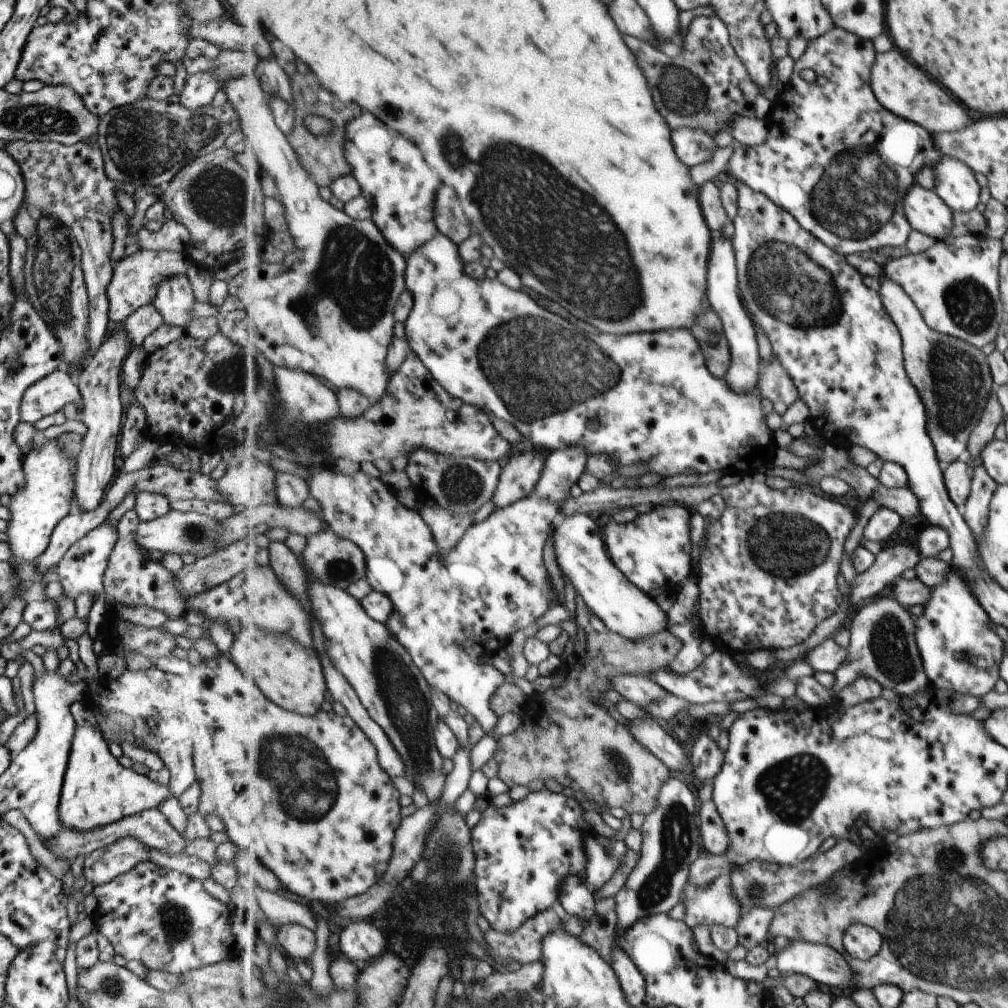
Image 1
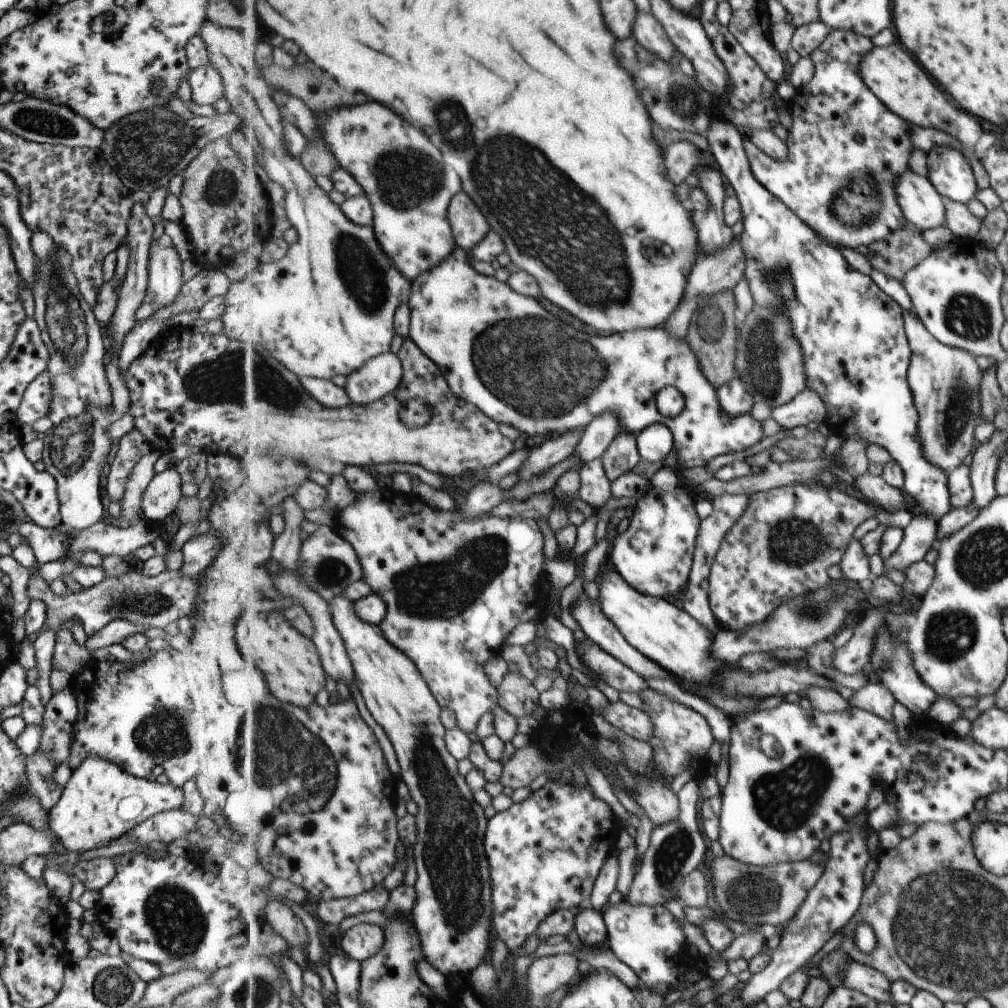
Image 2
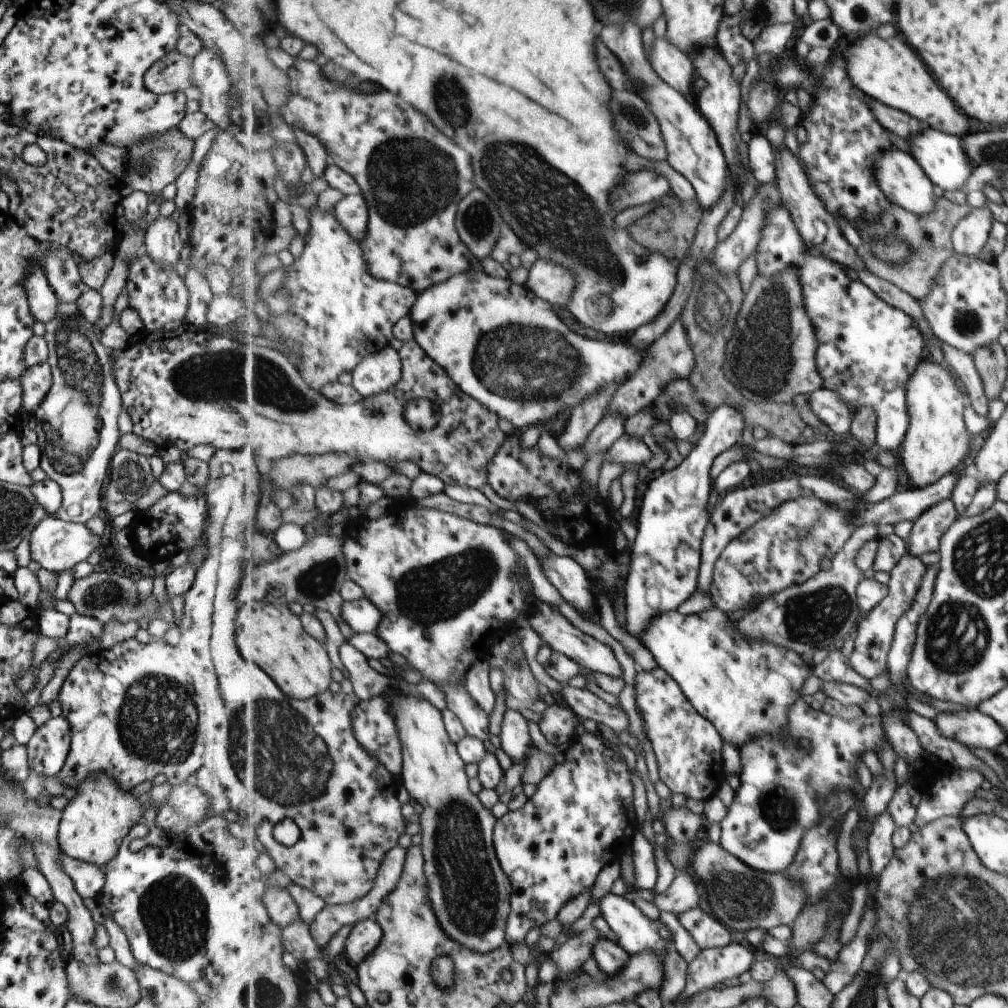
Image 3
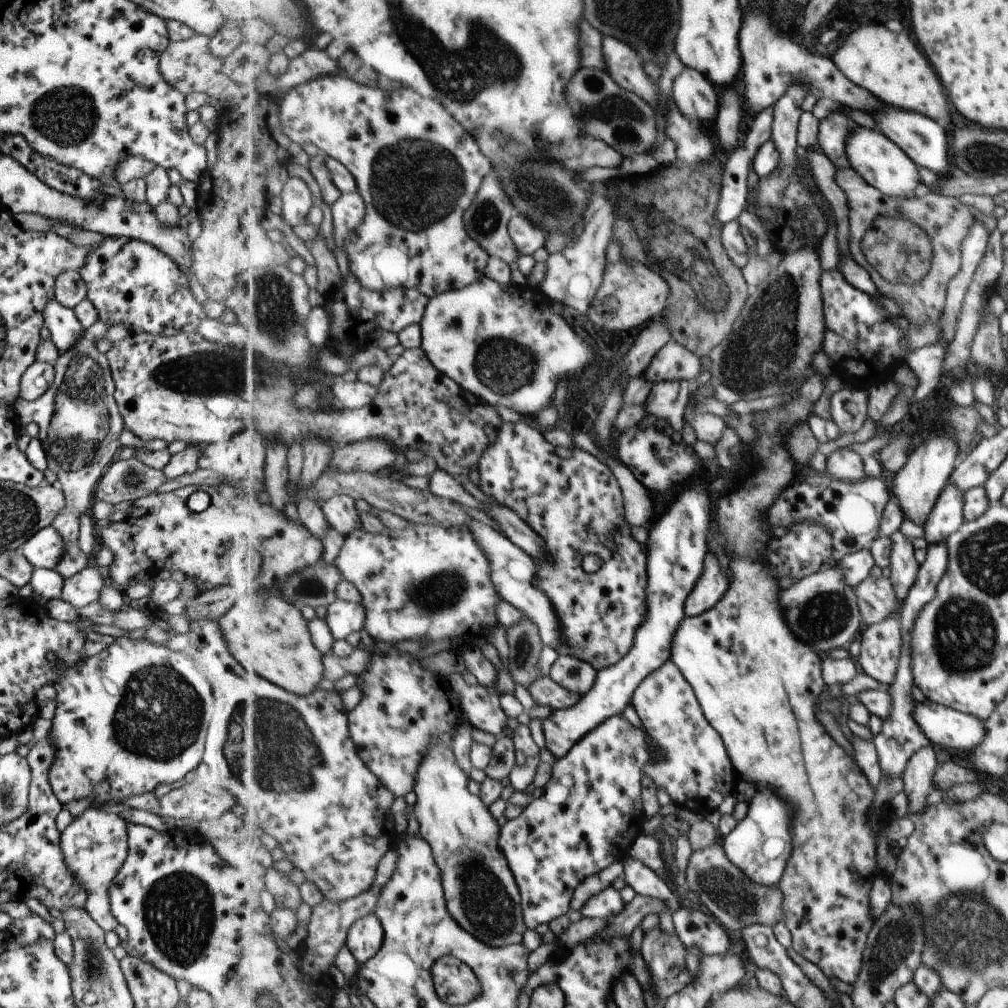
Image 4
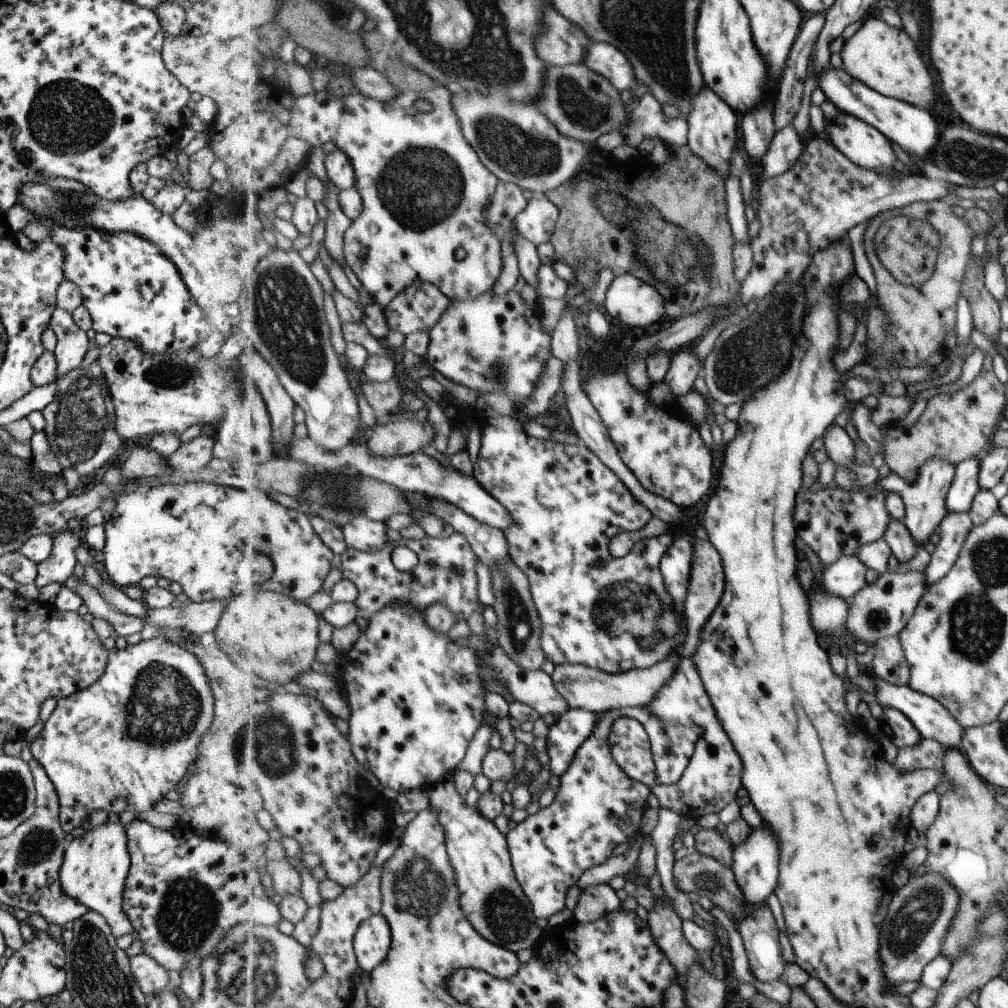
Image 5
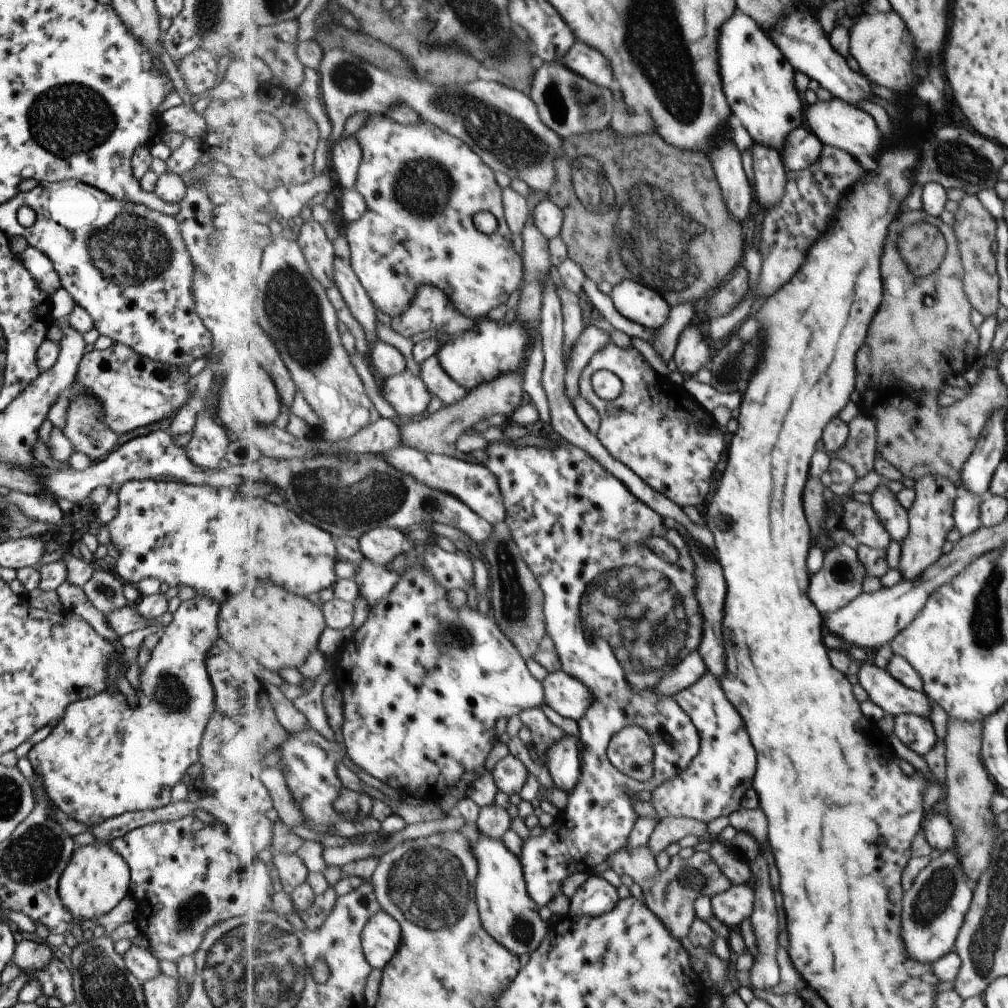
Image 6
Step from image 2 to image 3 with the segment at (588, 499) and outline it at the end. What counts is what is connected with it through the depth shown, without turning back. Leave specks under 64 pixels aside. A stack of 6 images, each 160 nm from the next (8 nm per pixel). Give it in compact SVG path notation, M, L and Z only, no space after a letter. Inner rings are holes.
M625 434L621 436L613 446L611 451L605 458L605 463L617 463L622 462L623 464L638 464L641 466L653 458L649 446L639 440L639 438L633 438L631 434Z

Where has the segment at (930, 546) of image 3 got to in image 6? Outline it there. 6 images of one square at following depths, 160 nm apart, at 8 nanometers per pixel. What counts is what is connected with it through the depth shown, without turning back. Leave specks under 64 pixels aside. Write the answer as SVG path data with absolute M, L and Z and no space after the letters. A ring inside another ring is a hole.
M1005 409L993 410L976 447L961 468L961 487L973 496L983 497L988 493L987 488L997 464L1006 458L1007 434L1003 426L1006 414Z

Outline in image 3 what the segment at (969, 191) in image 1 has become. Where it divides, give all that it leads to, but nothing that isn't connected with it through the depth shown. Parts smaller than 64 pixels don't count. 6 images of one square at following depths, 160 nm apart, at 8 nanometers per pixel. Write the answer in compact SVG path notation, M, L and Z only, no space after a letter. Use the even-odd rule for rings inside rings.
M924 125L924 129L909 138L909 155L920 164L924 174L932 180L932 184L945 191L963 191L965 178L969 176L969 160L961 150L961 144L955 136L949 136L939 130Z

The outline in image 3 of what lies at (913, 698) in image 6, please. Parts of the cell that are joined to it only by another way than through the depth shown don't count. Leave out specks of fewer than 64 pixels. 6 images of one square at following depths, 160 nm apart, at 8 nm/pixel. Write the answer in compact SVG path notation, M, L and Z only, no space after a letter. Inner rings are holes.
M977 708L972 711L940 712L933 718L937 732L969 748L994 752L1007 741L1005 728Z

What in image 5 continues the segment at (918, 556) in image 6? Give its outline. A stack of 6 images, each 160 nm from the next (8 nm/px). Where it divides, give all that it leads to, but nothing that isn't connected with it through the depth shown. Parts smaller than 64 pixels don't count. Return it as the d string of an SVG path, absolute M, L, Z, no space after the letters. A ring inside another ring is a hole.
M929 458L917 468L917 474L906 482L895 473L890 472L880 481L881 487L887 492L897 492L906 506L906 518L904 524L909 528L909 533L915 538L915 544L925 544L931 536L931 532L940 526L947 515L945 510L945 494L948 494L949 486L952 485L953 464L949 464L943 458Z

